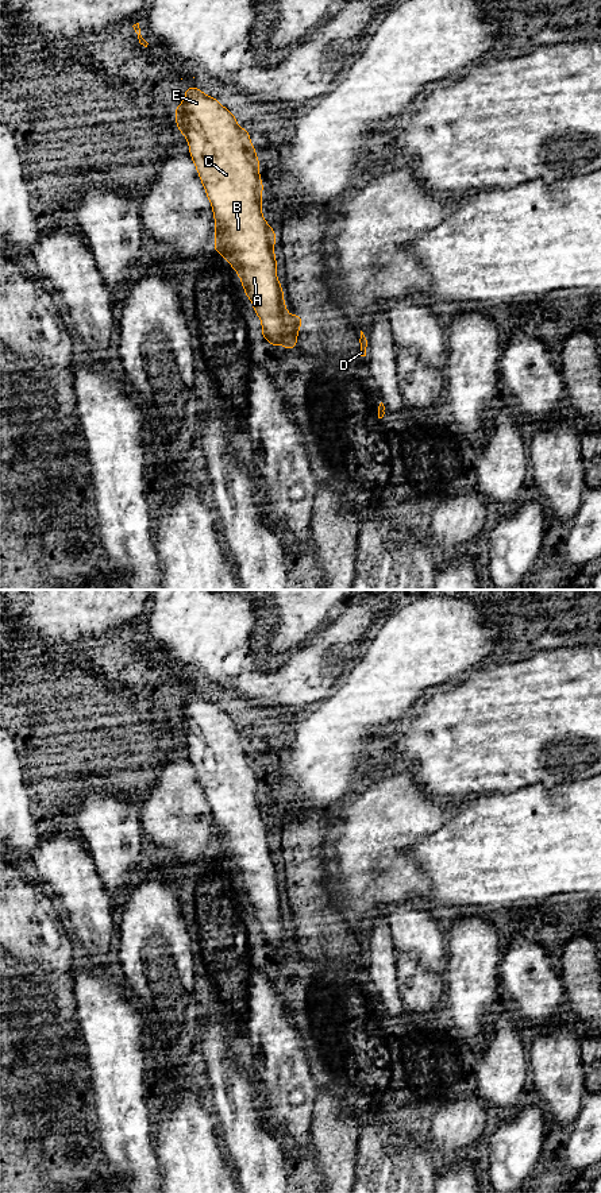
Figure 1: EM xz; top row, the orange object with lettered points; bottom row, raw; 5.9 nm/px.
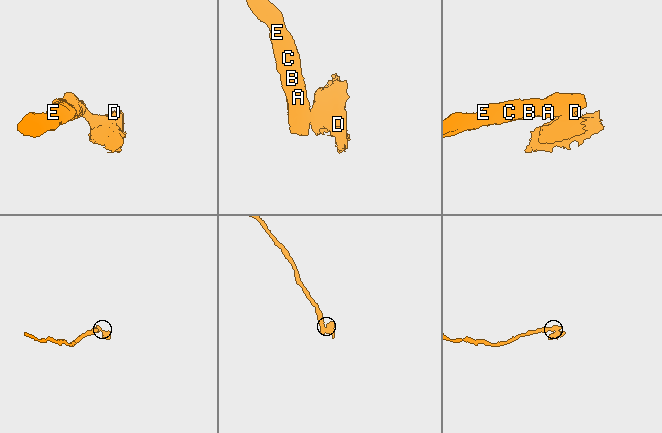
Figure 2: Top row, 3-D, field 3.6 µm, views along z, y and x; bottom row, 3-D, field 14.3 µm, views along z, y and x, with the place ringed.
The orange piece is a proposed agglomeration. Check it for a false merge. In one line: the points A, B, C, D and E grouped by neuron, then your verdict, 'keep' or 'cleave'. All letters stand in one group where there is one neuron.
A B C E / D; cleave

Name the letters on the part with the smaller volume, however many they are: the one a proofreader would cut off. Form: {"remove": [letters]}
{"remove": ["D"]}

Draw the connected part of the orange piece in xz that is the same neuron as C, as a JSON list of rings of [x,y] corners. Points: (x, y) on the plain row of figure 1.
[[[196,691],[185,692],[185,703],[176,711],[174,719],[176,730],[188,746],[190,764],[212,811],[213,856],[226,862],[236,876],[244,900],[251,904],[255,919],[261,924],[259,941],[265,942],[270,951],[276,951],[282,947],[289,918],[284,893],[277,883],[276,834],[266,827],[262,819],[261,765],[249,734],[242,733],[235,725],[235,718],[221,710],[216,702],[205,699]]]

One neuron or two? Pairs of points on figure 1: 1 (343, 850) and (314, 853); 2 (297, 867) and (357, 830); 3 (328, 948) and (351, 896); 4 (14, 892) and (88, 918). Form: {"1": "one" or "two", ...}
{"1": "two", "2": "two", "3": "two", "4": "two"}

